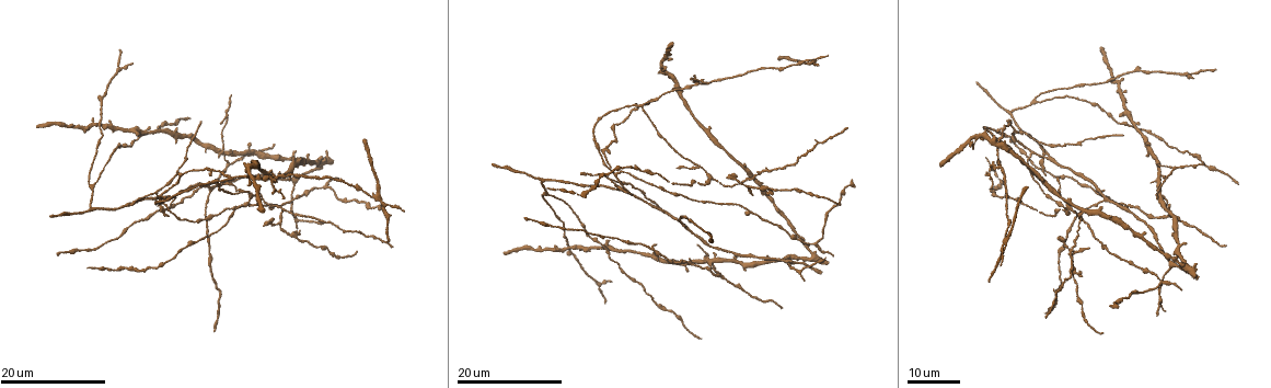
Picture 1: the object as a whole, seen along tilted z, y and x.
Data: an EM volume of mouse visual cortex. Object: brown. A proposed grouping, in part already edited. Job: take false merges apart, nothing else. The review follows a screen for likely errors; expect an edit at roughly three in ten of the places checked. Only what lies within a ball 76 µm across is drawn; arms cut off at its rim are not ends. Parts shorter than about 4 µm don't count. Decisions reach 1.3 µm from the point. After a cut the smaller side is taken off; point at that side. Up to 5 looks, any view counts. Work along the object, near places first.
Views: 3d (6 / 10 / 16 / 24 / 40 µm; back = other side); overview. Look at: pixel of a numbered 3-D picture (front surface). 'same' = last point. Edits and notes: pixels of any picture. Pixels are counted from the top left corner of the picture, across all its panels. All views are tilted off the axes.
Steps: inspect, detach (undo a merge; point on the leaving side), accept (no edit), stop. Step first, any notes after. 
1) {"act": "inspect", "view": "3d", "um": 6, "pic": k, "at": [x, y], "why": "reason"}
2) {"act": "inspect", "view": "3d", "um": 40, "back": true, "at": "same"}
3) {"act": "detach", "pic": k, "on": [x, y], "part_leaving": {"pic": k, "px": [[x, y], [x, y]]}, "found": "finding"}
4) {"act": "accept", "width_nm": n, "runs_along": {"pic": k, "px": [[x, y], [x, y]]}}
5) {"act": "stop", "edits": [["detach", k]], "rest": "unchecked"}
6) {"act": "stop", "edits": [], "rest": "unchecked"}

{"act": "inspect", "view": "3d", "um": 24, "pic": 1, "at": [1000, 167], "why": "four or more arms meet"}

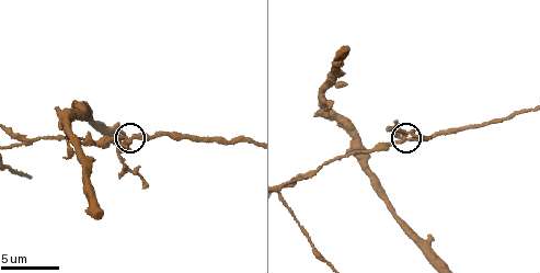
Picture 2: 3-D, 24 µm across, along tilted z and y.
{"act": "inspect", "view": "3d", "um": 6, "pic": 2, "at": [127, 141]}

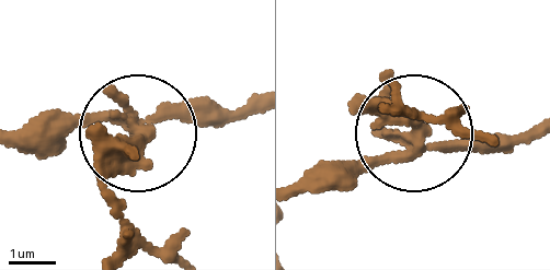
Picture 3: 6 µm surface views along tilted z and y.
{"act": "inspect", "view": "3d", "um": 6, "back": true, "pic": 3, "at": [147, 131]}

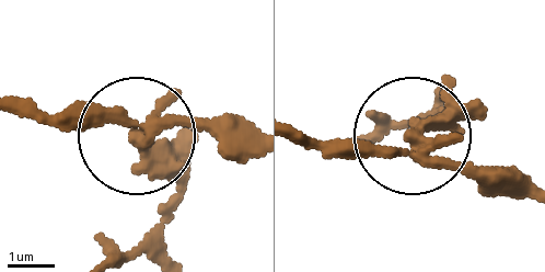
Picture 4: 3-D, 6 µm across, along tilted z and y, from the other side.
{"act": "detach", "pic": 4, "on": [185, 136], "side_arm_um": 6, "part_leaving": {"pic": 4, "px": [[153, 134], [170, 200], [131, 253]]}, "found": "two neurons meet here"}

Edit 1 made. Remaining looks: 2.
{"act": "inspect", "view": "3d", "um": 16, "pic": 1, "at": [277, 223]}

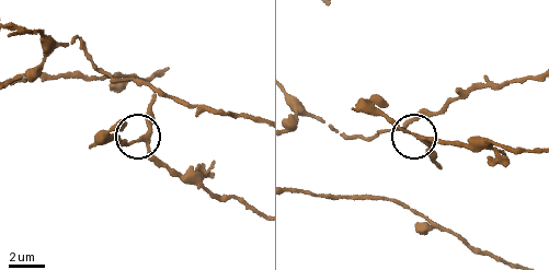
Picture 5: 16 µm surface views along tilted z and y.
{"act": "inspect", "view": "3d", "um": 6, "pic": 5, "at": [144, 137]}

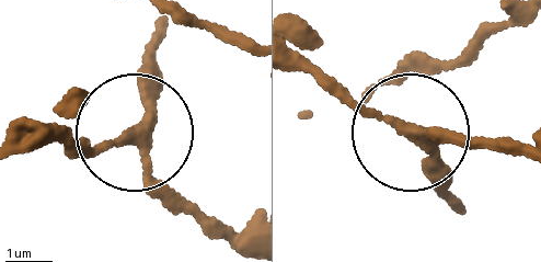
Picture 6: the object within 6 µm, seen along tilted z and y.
{"act": "accept", "arms": 3, "found": "all the same neuron"}

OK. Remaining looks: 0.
{"act": "stop", "edits": [["detach", 4]], "rest": "unchecked"}

